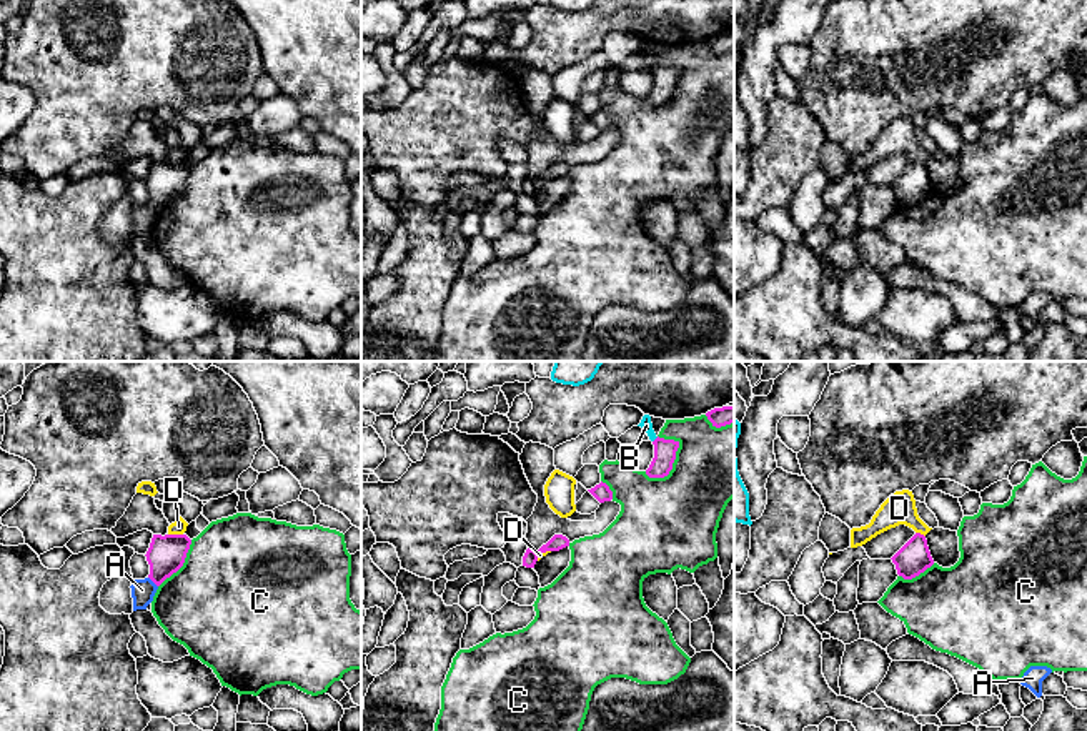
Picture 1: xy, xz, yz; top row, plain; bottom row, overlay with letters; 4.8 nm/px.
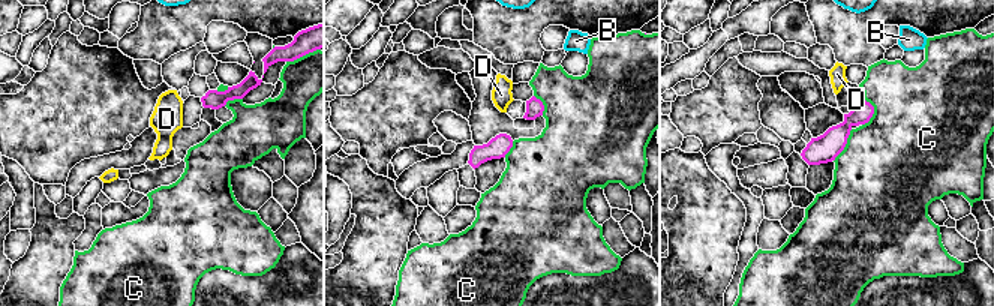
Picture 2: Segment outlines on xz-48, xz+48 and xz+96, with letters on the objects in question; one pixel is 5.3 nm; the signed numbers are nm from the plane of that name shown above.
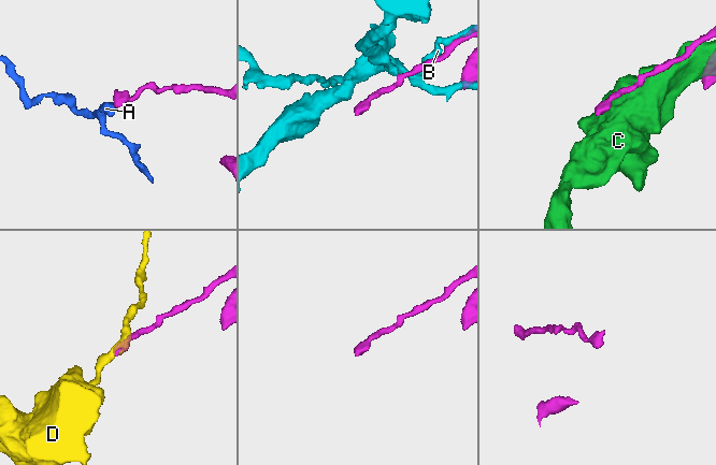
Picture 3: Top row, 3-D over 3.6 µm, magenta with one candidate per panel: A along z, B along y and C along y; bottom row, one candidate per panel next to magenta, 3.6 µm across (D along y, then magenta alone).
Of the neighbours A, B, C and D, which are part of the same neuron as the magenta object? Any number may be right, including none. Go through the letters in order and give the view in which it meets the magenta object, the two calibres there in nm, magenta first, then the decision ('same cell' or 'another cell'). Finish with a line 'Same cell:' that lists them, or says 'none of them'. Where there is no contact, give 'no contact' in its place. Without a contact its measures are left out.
A: xy | 180/110 nm | another cell
B: xz | 110/60 nm | another cell
C: xz | 110/420 nm | another cell
D: xy | 180/70 nm | another cell
Same cell: none of them

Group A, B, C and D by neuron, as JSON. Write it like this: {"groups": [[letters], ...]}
{"groups": [["A"], ["B"], ["C"], ["D"]]}

